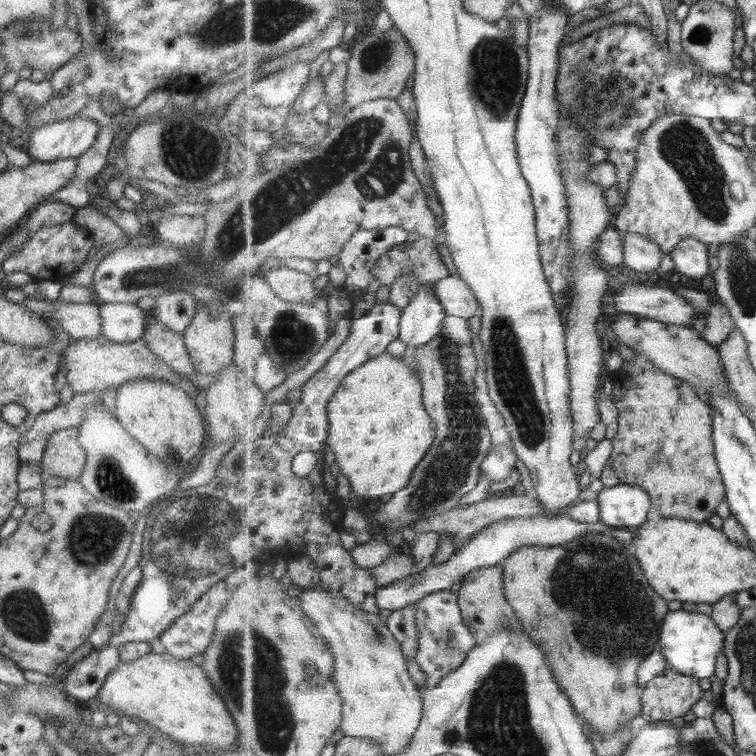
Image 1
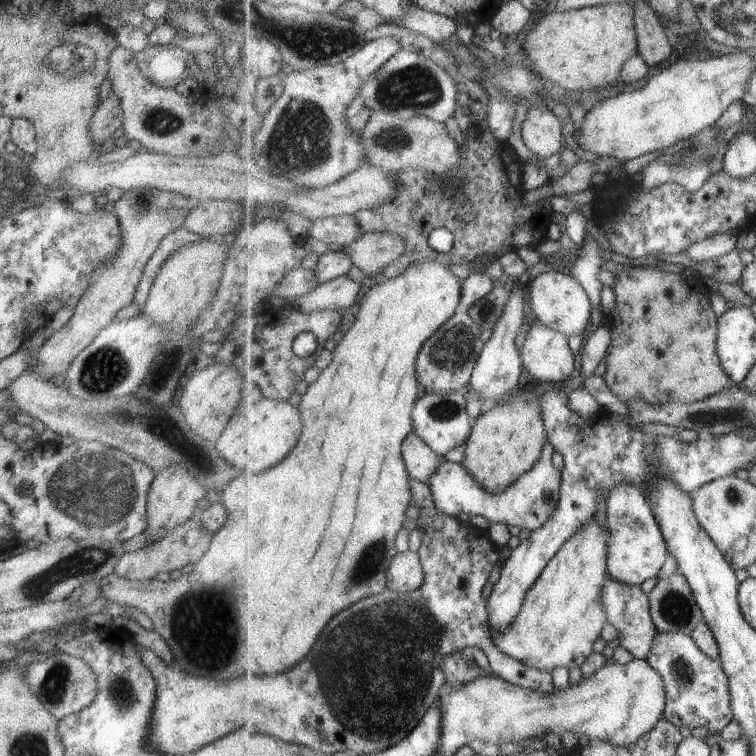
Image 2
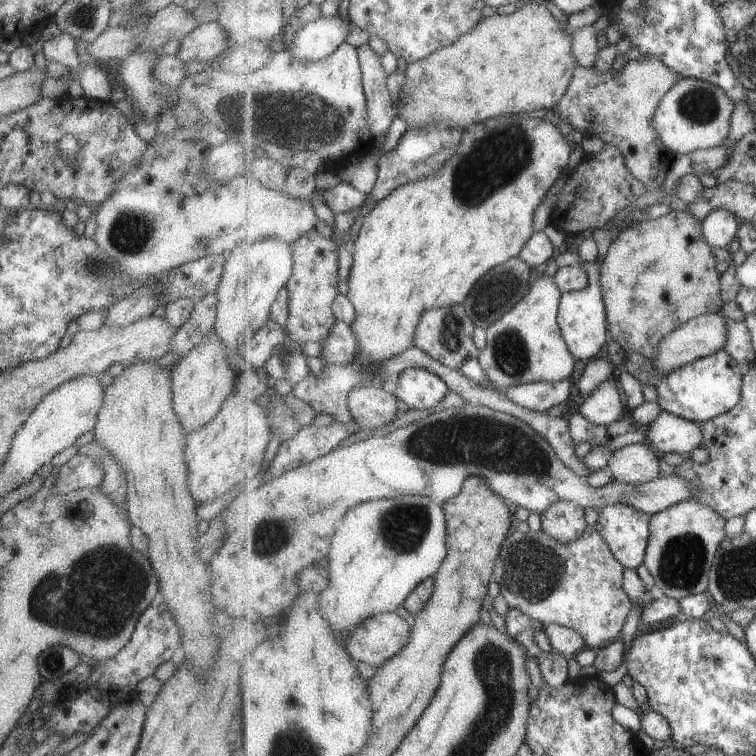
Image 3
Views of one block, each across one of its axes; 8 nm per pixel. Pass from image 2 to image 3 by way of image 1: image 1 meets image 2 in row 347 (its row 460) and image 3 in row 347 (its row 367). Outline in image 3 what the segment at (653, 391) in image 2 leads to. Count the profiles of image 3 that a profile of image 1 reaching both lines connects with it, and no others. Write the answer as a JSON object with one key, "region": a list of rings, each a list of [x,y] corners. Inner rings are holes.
{"region":[[[673,210],[656,219],[634,222],[622,230],[609,247],[602,263],[601,284],[608,308],[609,338],[615,340],[624,352],[639,352],[648,360],[659,352],[659,344],[671,332],[695,317],[707,313],[721,313],[721,275],[718,260],[703,232],[703,221],[688,210]]]}

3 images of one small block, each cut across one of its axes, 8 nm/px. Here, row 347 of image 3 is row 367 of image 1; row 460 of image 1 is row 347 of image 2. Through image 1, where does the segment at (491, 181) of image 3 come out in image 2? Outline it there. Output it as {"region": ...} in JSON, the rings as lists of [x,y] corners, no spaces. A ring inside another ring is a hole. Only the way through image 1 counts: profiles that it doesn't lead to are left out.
{"region":[[[423,259],[419,263],[409,264],[400,275],[387,279],[382,284],[377,284],[363,295],[352,327],[332,352],[335,356],[333,362],[320,372],[318,379],[309,385],[301,398],[298,409],[303,416],[305,428],[303,428],[303,436],[301,436],[299,444],[295,446],[291,456],[287,456],[287,460],[279,462],[275,468],[271,468],[263,474],[241,473],[219,490],[217,500],[226,510],[226,519],[212,533],[209,548],[193,565],[191,573],[167,581],[158,581],[154,578],[132,581],[111,572],[96,581],[101,597],[119,605],[133,606],[151,619],[153,630],[165,640],[176,663],[184,673],[223,680],[223,678],[235,678],[235,676],[245,676],[245,674],[269,676],[287,672],[309,654],[309,650],[319,640],[319,636],[323,634],[325,626],[333,620],[333,616],[337,616],[339,612],[347,610],[349,606],[357,604],[360,600],[388,590],[388,572],[393,559],[399,554],[396,540],[405,526],[409,502],[414,498],[411,486],[412,477],[403,456],[402,444],[414,432],[412,412],[418,402],[419,386],[417,384],[420,383],[417,370],[415,370],[415,360],[417,360],[419,348],[422,348],[426,340],[457,312],[459,301],[462,299],[462,280],[455,276],[447,266],[441,261]],[[233,506],[265,506],[265,508],[233,508]],[[301,530],[303,530],[303,534],[307,534],[311,538],[313,544],[301,542],[303,540]]]}

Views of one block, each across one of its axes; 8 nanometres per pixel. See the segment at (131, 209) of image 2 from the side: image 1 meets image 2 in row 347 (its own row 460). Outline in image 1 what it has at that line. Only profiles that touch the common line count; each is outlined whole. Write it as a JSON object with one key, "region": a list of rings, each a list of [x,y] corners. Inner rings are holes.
{"region":[[[77,427],[65,428],[53,432],[43,448],[43,456],[39,461],[39,468],[43,478],[47,477],[61,477],[69,478],[69,480],[78,480],[81,470],[85,464],[85,449],[79,446],[77,441]]]}

